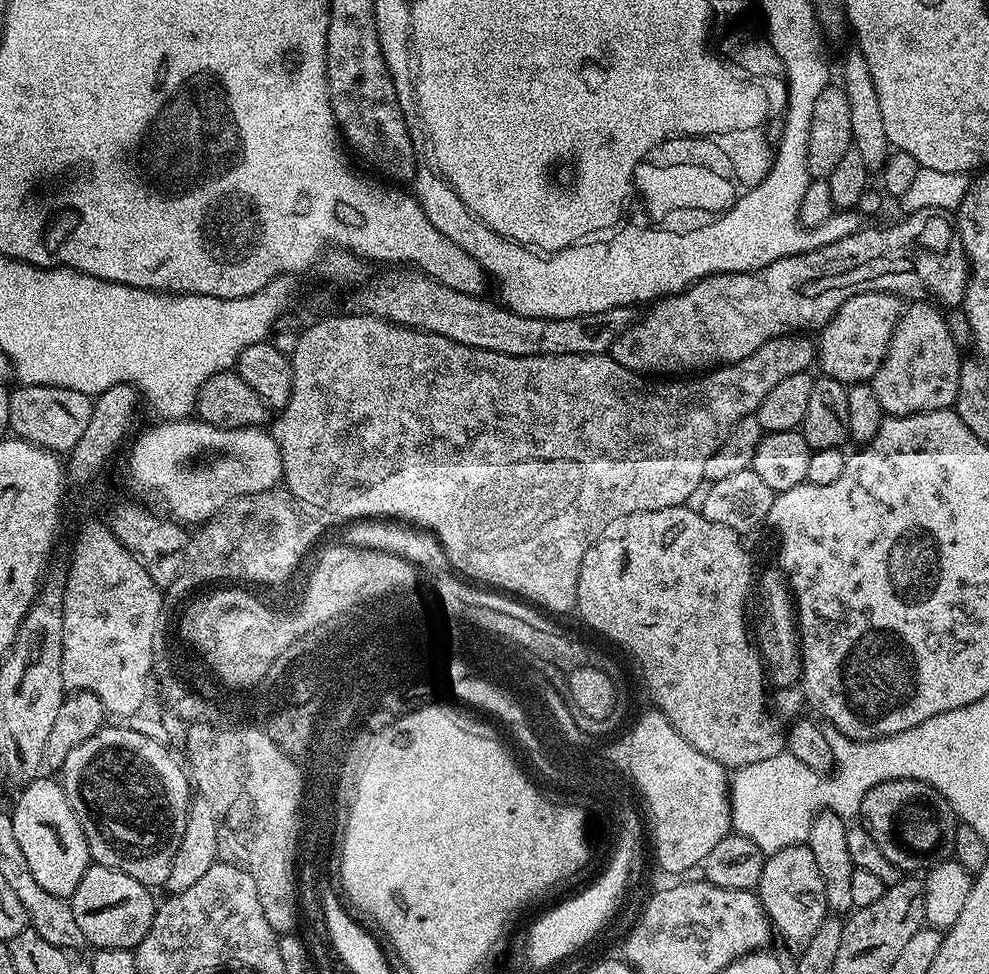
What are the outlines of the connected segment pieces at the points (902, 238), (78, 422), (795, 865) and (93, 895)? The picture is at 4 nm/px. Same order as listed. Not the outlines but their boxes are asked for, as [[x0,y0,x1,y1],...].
[[611,208,968,374],[8,384,93,454],[758,843,829,954],[70,863,156,950]]

